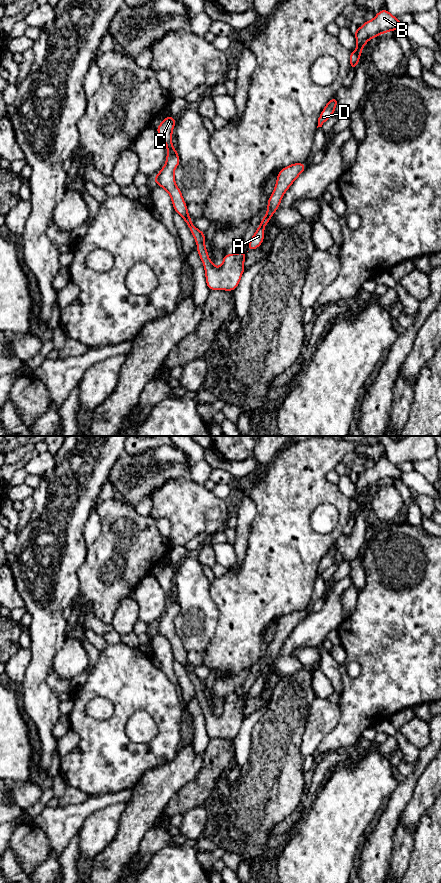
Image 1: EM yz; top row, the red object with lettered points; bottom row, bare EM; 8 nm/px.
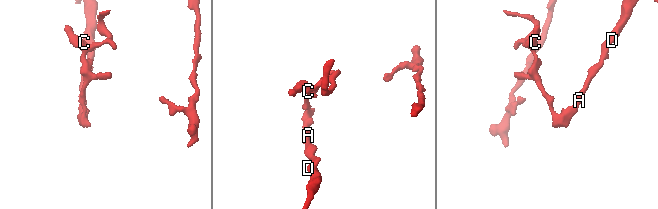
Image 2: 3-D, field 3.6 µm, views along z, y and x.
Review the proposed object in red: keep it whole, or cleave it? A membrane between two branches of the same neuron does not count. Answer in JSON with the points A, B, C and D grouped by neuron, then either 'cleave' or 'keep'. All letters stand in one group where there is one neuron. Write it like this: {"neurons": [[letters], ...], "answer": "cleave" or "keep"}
{"neurons": [["A", "B", "C", "D"]], "answer": "keep"}

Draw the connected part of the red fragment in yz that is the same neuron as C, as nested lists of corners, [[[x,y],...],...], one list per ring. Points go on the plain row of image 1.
[[[166,564],[162,571],[155,577],[163,587],[167,595],[166,612],[153,627],[153,630],[164,636],[172,647],[175,660],[177,660],[186,670],[194,687],[197,691],[197,699],[201,709],[204,711],[206,722],[206,733],[209,738],[228,738],[234,739],[244,720],[244,706],[247,700],[238,700],[235,702],[224,702],[223,712],[216,716],[212,708],[208,705],[207,696],[204,692],[205,680],[198,678],[192,671],[187,659],[187,653],[184,650],[182,641],[177,635],[174,627],[174,618],[180,612],[179,603],[172,594],[172,578],[175,575],[176,567],[172,564]]]

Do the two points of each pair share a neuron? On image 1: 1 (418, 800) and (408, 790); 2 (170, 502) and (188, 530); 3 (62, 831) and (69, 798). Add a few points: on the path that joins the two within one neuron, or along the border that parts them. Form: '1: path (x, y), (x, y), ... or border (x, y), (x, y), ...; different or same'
1: border (422, 773), (416, 783), (410, 801), (401, 815); different
2: path (177, 509), (187, 519), (187, 523); same
3: border (89, 796), (79, 803), (59, 807); different

